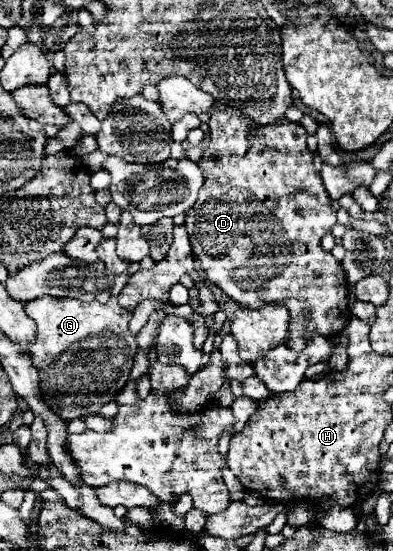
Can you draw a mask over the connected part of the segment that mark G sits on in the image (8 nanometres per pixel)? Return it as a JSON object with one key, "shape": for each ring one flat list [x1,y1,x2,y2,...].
{"shape":[[41,296,25,304,25,312,35,320,35,344,31,346,33,366,39,372,39,390,45,404,57,412,65,422,75,418,85,420,91,414,99,414,101,406,107,402,115,402,115,394,125,388,129,382,133,358,137,354,135,336,129,332,131,314,117,304,117,298,111,296,105,304,101,302,83,302,73,298,53,298]]}

